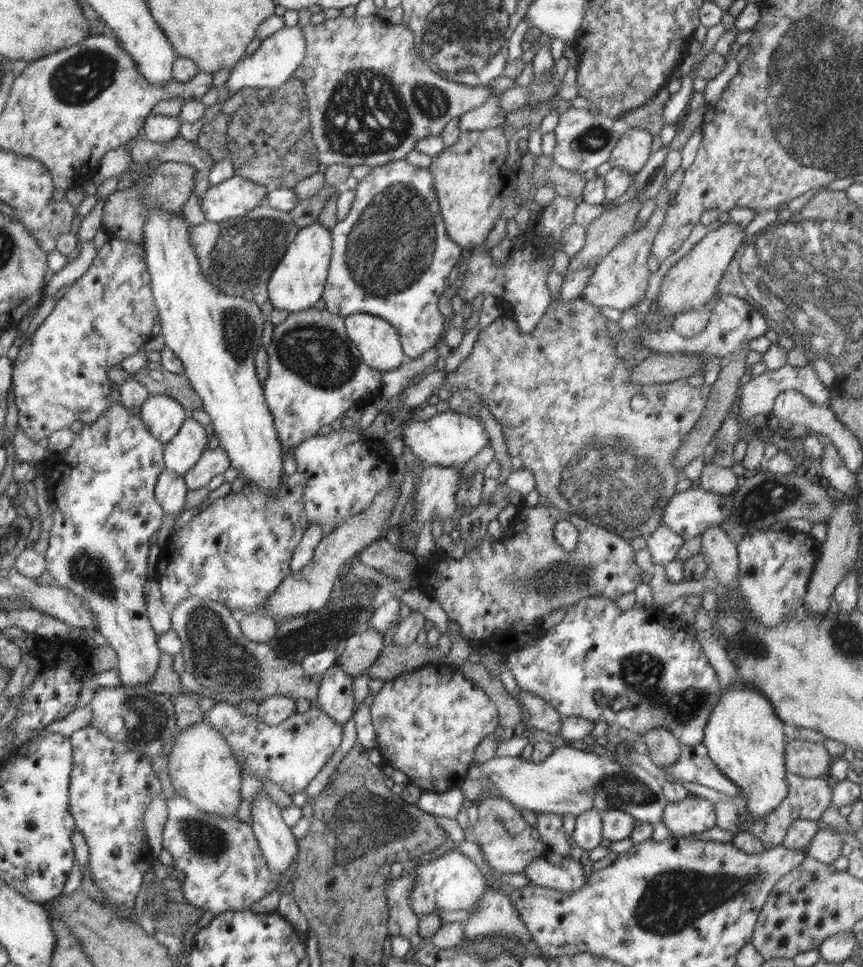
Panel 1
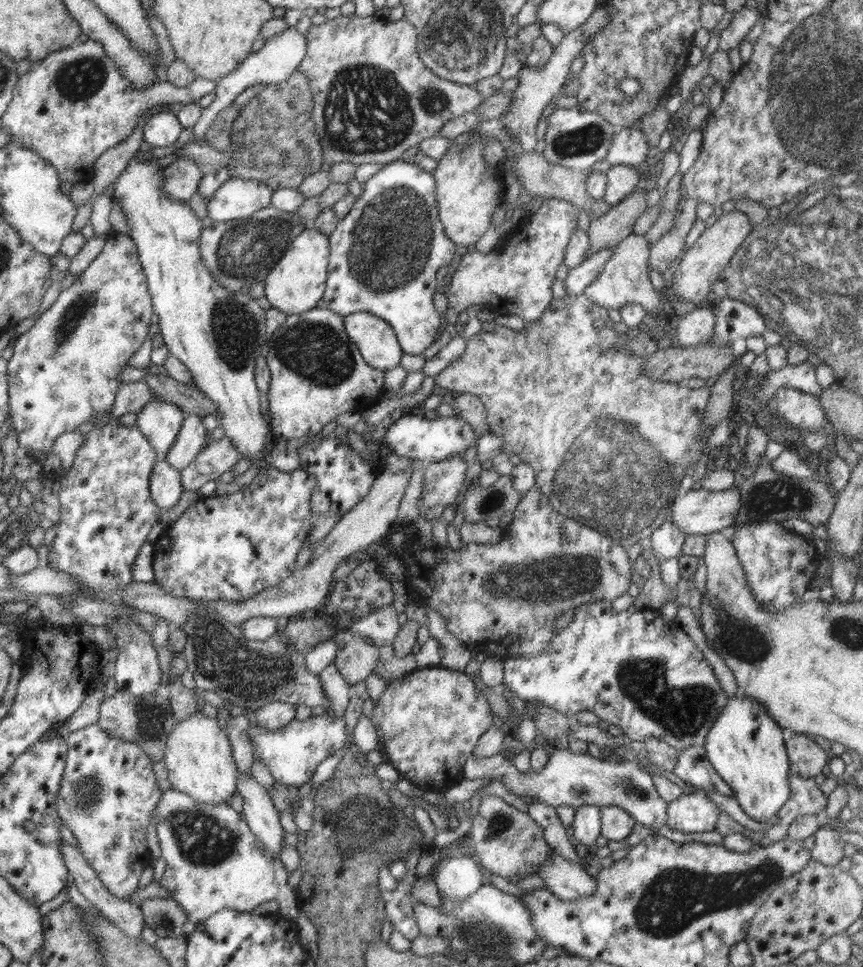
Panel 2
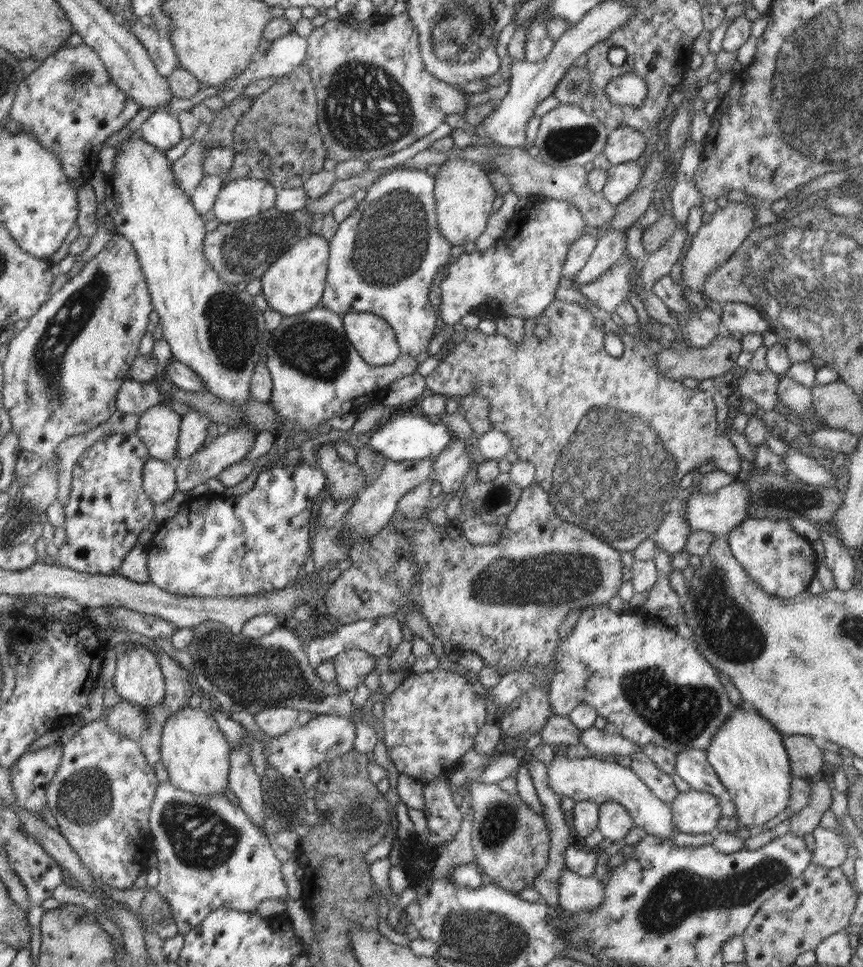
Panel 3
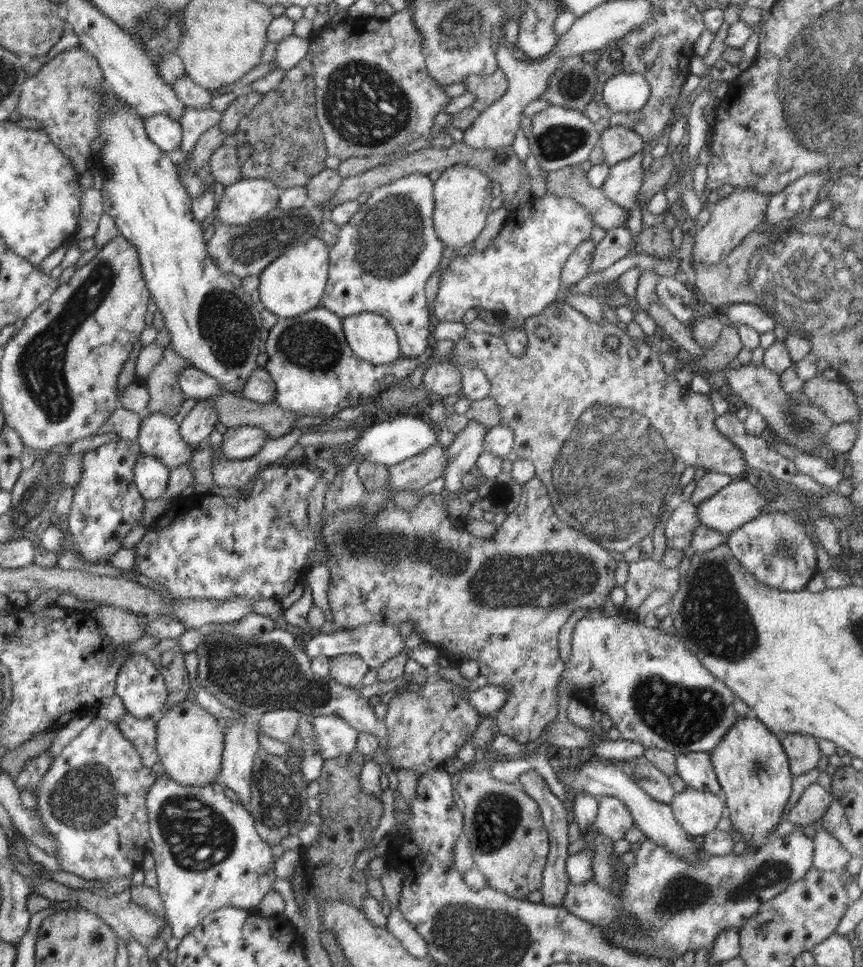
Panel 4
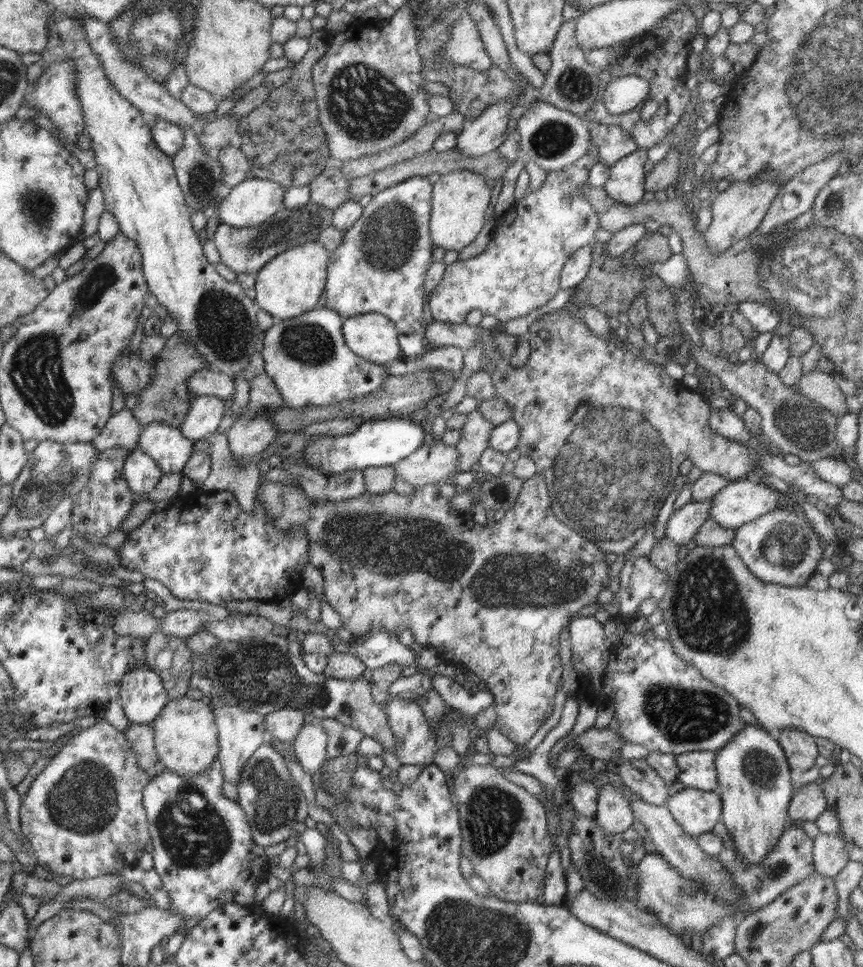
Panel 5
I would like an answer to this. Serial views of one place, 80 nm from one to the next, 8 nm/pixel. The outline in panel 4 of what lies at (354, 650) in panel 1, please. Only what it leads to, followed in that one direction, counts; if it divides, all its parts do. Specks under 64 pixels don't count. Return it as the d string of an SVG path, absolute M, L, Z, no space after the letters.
M341 654L331 658L329 676L344 686L359 686L369 666L357 654Z

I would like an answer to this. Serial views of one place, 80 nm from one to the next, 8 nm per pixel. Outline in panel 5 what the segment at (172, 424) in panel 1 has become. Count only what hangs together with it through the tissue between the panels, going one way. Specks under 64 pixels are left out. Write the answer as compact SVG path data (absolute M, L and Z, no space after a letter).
M151 422L146 428L141 429L137 446L156 461L162 473L182 472L193 452L193 441L186 438L180 428L174 428L161 422Z

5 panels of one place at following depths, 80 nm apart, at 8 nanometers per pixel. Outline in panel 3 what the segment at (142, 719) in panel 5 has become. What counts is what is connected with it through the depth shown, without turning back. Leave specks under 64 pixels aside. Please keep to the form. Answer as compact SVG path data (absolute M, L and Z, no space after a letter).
M133 644L119 655L112 686L128 702L154 706L163 702L165 680L155 653Z

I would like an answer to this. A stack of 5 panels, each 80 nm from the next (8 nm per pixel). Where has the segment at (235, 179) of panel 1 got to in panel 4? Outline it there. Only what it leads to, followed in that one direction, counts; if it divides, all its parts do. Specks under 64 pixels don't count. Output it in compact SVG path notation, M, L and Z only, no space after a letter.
M241 178L225 187L217 206L217 219L227 225L259 220L279 206L280 195L280 188L269 180Z

